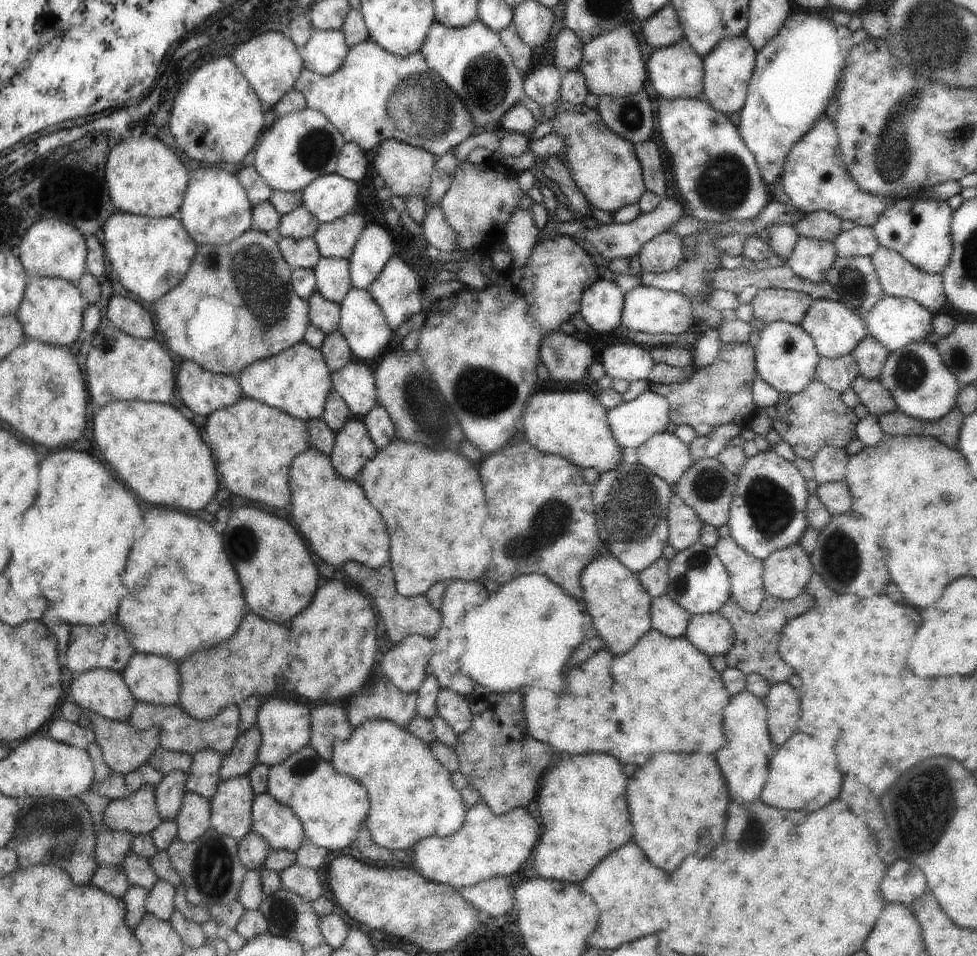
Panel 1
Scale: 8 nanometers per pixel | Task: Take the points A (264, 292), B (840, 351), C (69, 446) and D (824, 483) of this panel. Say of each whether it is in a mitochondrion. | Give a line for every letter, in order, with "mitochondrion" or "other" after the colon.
A: mitochondrion
B: other
C: other
D: other

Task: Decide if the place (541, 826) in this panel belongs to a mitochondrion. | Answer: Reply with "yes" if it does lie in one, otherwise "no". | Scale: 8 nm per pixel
no

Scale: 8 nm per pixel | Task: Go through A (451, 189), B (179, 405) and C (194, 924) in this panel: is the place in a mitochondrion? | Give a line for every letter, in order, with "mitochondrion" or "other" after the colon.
A: other
B: other
C: other

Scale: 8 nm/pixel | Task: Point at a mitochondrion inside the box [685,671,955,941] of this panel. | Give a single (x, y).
(755, 836)

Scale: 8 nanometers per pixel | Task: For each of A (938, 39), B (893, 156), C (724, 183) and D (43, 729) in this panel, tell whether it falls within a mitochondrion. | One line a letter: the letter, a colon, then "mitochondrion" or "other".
A: mitochondrion
B: mitochondrion
C: mitochondrion
D: other

